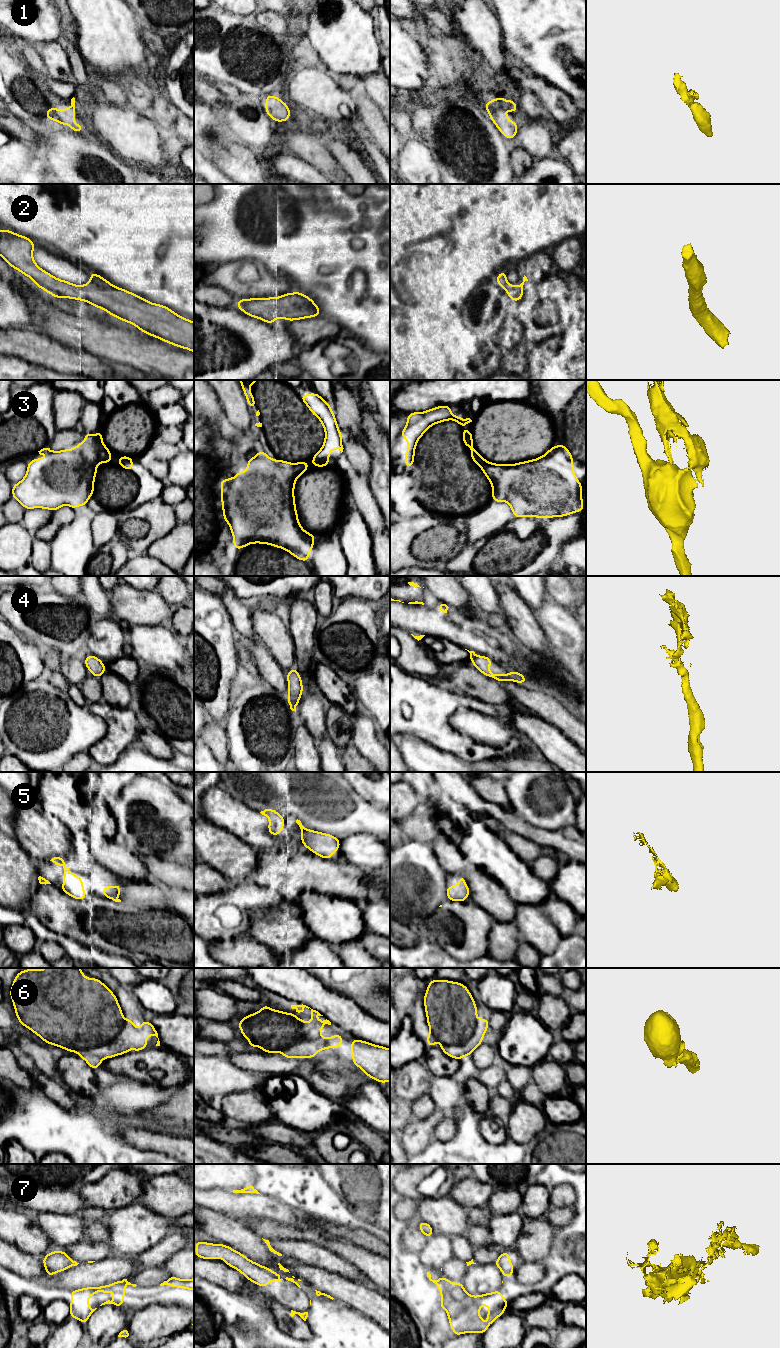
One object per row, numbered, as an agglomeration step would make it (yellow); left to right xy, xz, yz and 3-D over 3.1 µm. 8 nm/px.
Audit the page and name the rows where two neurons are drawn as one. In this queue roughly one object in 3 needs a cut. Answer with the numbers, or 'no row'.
3

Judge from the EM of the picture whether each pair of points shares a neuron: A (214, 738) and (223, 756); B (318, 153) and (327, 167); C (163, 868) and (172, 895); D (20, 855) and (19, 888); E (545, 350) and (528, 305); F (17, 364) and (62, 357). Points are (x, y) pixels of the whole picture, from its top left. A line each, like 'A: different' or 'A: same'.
A: same
B: same
C: different
D: same
E: different
F: different

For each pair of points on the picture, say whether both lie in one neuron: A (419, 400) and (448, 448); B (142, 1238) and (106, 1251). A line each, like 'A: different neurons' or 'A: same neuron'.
A: different neurons
B: different neurons

